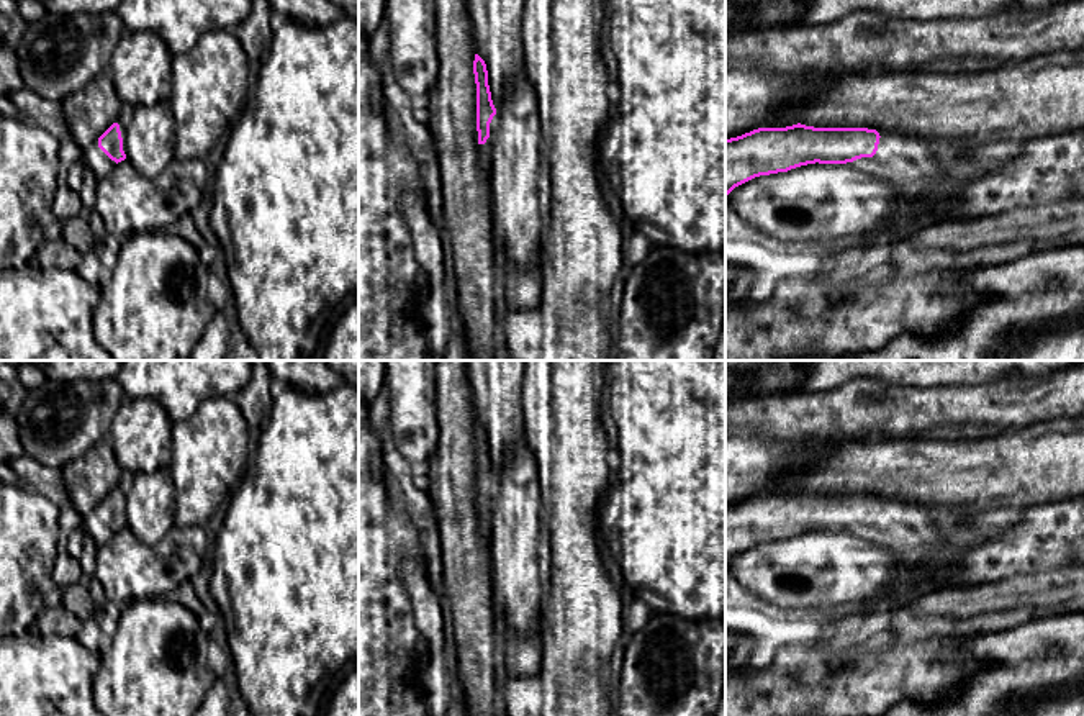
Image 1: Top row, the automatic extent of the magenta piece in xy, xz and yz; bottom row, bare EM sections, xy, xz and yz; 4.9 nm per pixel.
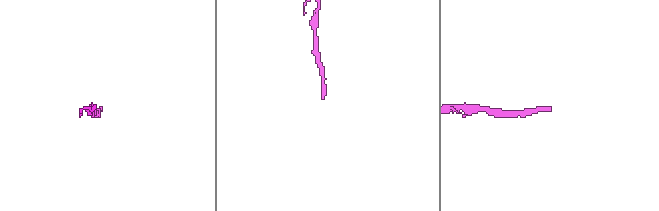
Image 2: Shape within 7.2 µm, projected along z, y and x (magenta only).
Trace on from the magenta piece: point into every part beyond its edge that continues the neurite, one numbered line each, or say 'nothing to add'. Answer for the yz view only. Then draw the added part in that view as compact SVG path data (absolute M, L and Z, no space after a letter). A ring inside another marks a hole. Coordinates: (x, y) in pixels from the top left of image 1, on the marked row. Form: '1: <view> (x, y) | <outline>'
1: yz (894, 163) | M876 131L881 136L876 154L845 165L871 174L894 188L891 208L910 220L950 211L956 202L937 197L935 184L910 143L896 133Z

